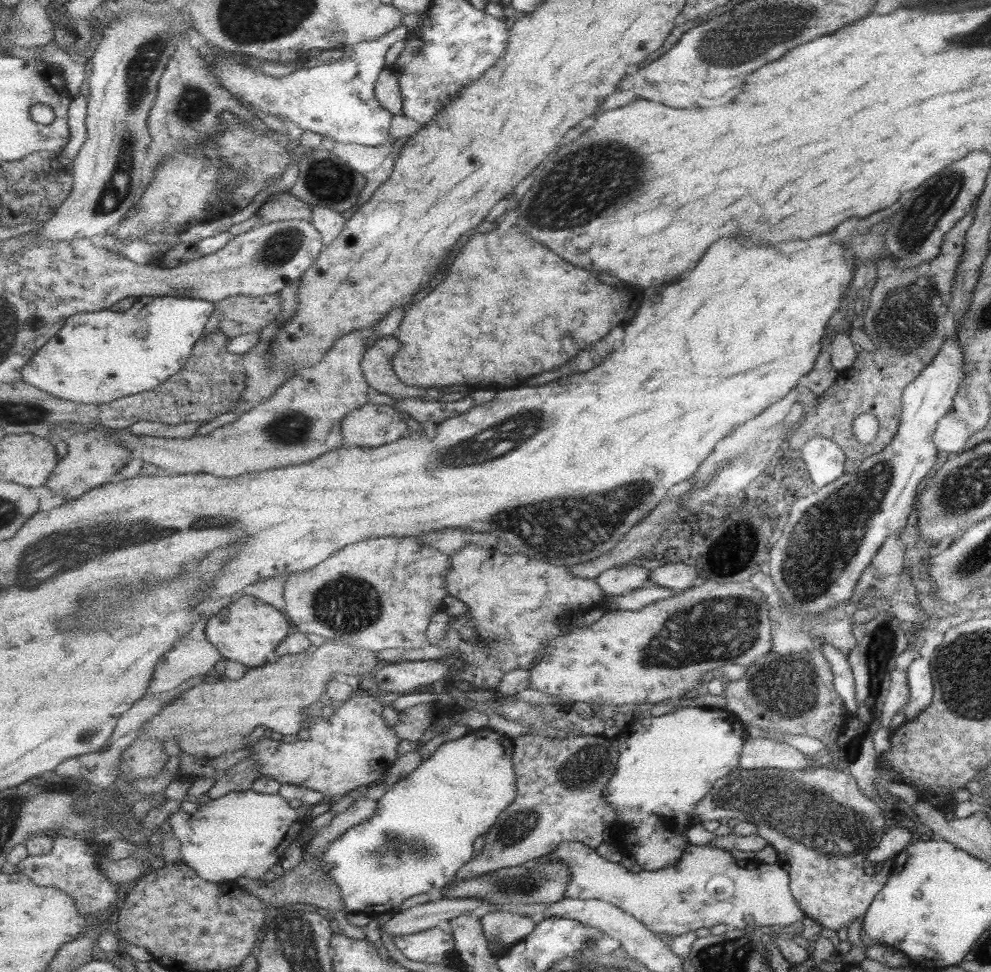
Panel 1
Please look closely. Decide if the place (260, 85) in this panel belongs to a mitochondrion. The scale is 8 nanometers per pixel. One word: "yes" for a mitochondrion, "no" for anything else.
no

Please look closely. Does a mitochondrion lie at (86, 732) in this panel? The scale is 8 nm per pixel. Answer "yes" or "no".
yes

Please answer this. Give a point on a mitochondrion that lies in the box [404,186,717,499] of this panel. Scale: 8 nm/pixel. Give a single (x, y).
(516, 425)

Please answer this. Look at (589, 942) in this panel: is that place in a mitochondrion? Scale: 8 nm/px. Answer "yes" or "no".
yes

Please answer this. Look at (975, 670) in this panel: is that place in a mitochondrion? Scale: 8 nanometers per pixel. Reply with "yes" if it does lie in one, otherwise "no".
yes

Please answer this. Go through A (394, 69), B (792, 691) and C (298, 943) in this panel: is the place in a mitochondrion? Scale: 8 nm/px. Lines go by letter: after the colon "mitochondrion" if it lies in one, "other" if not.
A: other
B: mitochondrion
C: mitochondrion

